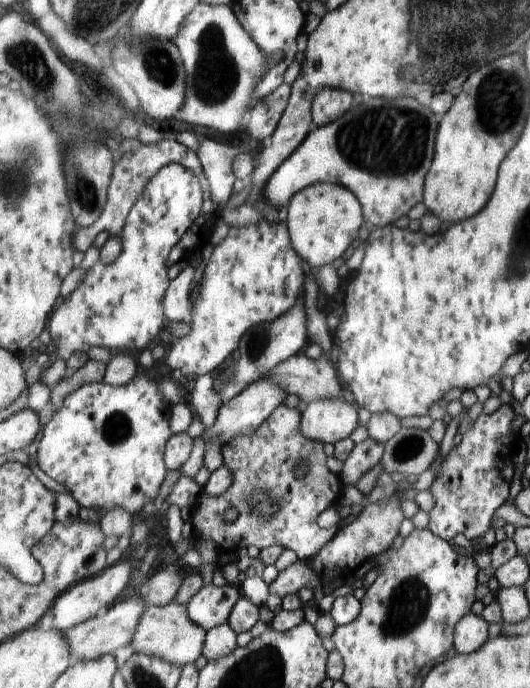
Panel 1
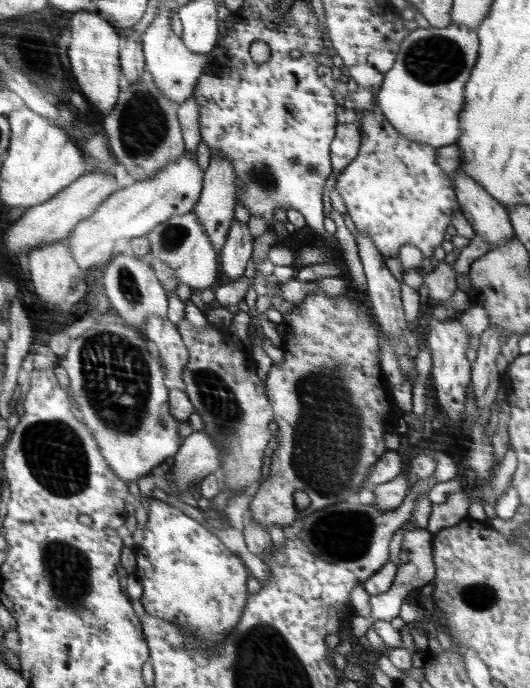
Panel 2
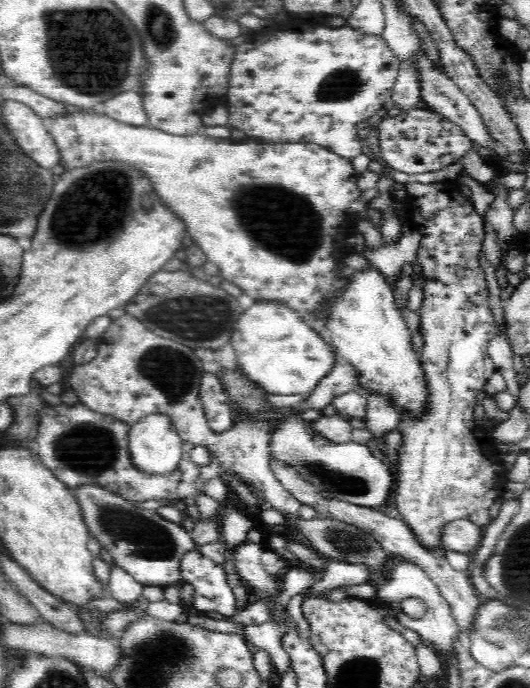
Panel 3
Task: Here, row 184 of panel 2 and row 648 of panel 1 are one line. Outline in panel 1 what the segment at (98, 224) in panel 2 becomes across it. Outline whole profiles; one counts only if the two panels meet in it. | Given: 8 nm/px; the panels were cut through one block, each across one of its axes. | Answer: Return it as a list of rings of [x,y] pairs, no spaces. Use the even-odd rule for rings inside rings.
[[[172,602],[166,606],[152,605],[145,608],[129,645],[134,653],[158,657],[183,668],[184,665],[195,663],[203,654],[206,634],[200,625],[189,618],[186,605]]]

